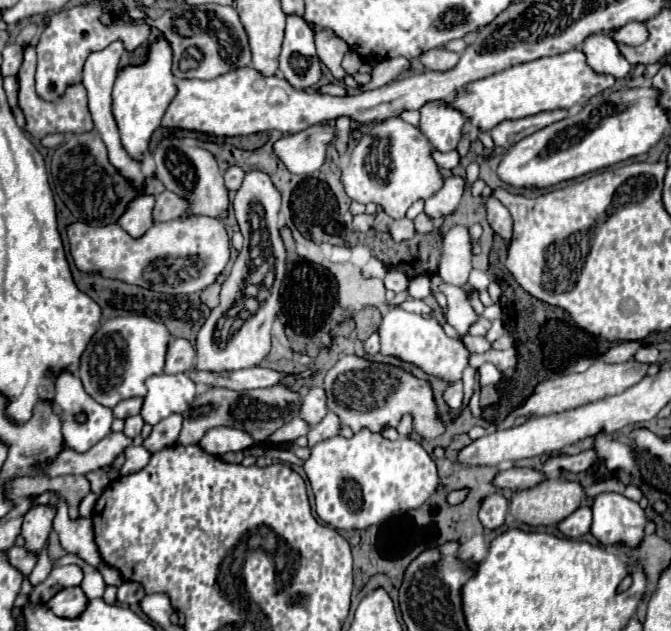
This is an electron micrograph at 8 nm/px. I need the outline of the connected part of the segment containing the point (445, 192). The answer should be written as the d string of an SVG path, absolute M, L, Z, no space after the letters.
M454 174L450 178L444 178L444 186L432 198L426 200L424 212L430 218L448 216L448 214L452 214L456 210L462 194L464 194L464 178L462 176Z

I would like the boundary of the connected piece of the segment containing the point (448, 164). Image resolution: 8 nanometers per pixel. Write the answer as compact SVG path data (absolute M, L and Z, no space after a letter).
M432 148L432 160L436 162L436 166L438 166L440 170L444 170L444 168L452 170L452 168L460 162L460 156L458 156L458 152L456 152L456 150L450 150L450 152L440 152L440 150Z

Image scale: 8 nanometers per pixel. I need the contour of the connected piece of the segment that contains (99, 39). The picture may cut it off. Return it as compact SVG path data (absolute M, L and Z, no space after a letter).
M76 6L76 8L64 8L56 14L52 14L50 26L44 30L44 34L38 40L36 52L38 52L38 70L36 70L36 90L44 100L54 100L62 94L62 90L72 84L80 82L80 72L84 66L84 60L88 52L102 50L114 40L122 40L126 50L136 50L144 42L148 42L150 28L144 26L112 26L106 28L100 24L102 10L96 6Z

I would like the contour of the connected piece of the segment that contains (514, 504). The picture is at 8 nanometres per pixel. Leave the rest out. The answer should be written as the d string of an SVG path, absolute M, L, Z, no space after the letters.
M546 478L532 490L518 490L510 500L510 514L530 526L552 526L582 504L580 482Z

